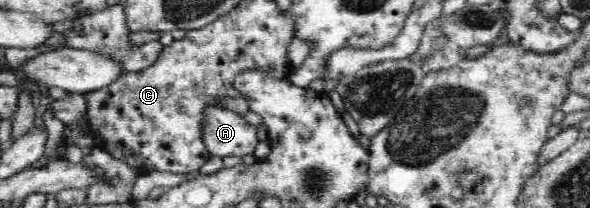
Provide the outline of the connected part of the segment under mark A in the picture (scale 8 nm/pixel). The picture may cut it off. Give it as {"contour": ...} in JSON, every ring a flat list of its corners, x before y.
{"contour":[[212,106,205,112,204,144,211,155,252,155,260,143,257,128,234,111]]}

